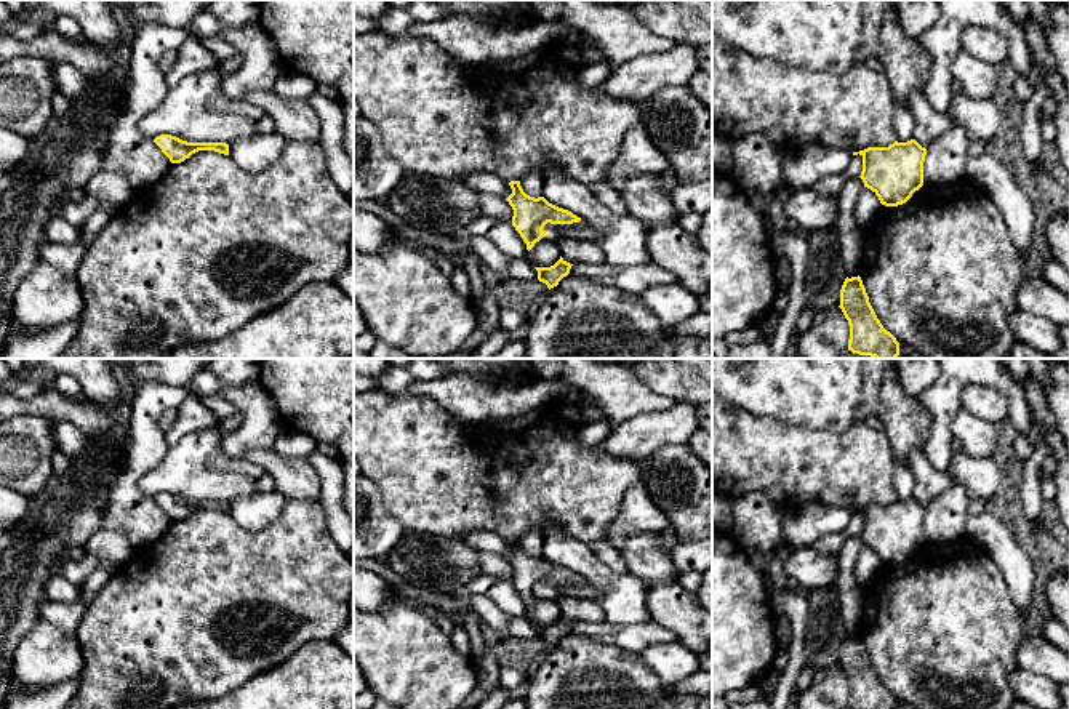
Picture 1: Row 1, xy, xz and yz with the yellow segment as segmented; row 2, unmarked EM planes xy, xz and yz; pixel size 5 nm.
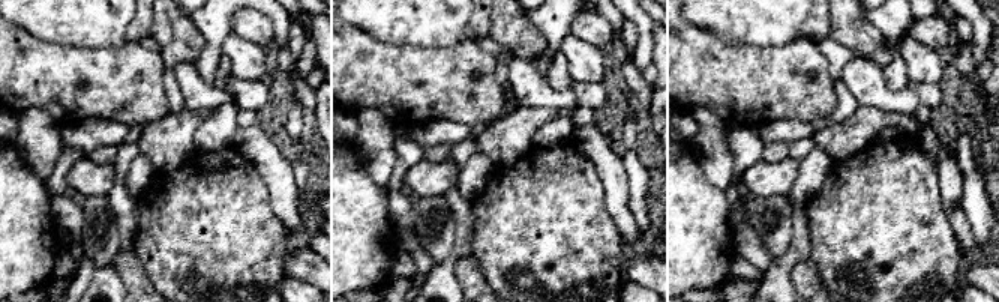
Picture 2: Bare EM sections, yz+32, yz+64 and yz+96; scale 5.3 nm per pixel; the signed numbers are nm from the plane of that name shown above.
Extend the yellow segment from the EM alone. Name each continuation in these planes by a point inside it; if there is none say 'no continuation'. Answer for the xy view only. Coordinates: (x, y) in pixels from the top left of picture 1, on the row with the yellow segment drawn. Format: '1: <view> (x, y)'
no continuation

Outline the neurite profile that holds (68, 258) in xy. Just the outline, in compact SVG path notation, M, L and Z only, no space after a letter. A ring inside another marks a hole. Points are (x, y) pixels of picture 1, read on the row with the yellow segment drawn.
M78 229L80 237L75 243L54 243L46 242L40 250L40 259L56 269L59 269L67 277L75 277L88 245L83 238L83 229Z

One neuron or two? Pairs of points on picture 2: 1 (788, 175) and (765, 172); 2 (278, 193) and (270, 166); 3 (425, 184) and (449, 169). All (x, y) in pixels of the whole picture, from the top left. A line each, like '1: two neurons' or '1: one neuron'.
1: one neuron
2: one neuron
3: one neuron

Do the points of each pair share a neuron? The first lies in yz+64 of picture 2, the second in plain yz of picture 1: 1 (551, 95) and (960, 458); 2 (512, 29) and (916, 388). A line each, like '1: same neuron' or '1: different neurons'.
1: different neurons
2: different neurons

